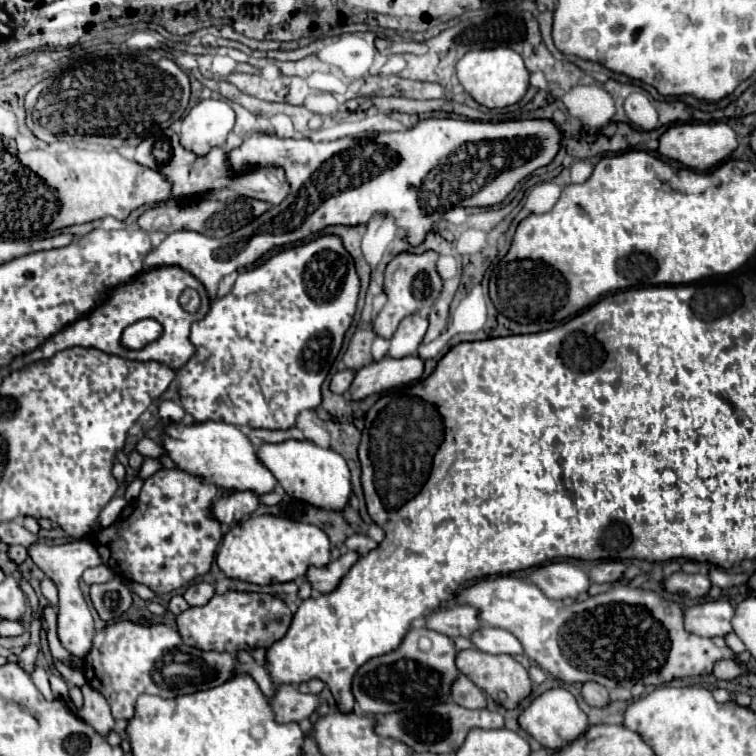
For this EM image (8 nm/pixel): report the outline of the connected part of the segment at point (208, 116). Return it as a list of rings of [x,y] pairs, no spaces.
[[[223,99],[199,101],[183,119],[181,145],[197,155],[205,155],[211,147],[221,147],[235,125],[235,113]]]

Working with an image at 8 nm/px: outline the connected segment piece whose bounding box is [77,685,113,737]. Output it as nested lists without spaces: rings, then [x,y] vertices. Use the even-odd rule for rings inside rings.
[[[83,685],[81,687],[83,691],[83,707],[77,711],[77,715],[87,723],[91,725],[99,735],[107,737],[107,733],[113,729],[113,717],[111,717],[111,709],[109,709],[109,703],[105,701],[105,697],[91,689],[89,685]]]

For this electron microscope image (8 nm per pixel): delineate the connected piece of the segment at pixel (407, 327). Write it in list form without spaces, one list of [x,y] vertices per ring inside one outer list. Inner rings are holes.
[[[421,313],[407,315],[407,319],[403,319],[399,323],[399,329],[391,337],[389,355],[391,357],[407,357],[407,355],[417,353],[417,347],[421,345],[423,337],[427,333],[427,327],[429,327],[429,319],[423,317]]]

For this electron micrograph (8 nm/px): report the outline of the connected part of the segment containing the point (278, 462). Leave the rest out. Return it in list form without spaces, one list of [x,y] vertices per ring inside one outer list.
[[[283,441],[265,443],[257,449],[263,465],[275,475],[285,493],[325,511],[343,511],[351,499],[351,477],[345,459],[333,449],[317,447],[311,441]]]

